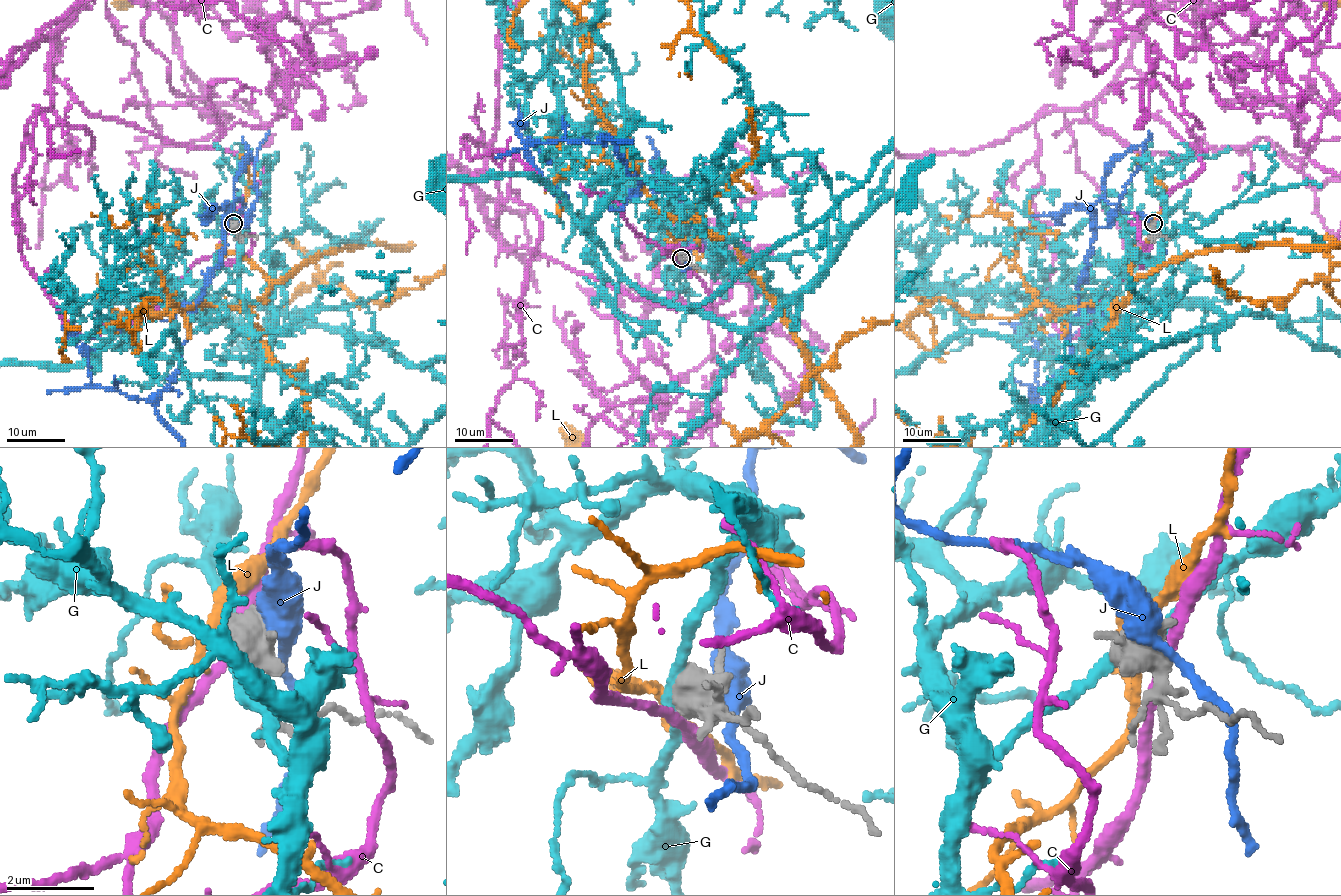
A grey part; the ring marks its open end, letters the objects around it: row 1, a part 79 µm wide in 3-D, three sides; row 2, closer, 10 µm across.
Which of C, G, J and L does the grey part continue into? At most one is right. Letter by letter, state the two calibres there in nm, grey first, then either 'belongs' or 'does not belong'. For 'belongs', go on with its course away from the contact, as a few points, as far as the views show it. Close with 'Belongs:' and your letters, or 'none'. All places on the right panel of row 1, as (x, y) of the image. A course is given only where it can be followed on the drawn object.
C: 480 nm thick on the grey side, 280 nm on the other; does not belong
G: 480 nm thick on the grey side, 260 nm on the other; does not belong
J: 440 nm thick on the grey side, 550 nm on the other; does not belong
L: 420 nm thick on the grey side, 240 nm on the other; does not belong
Belongs: none

